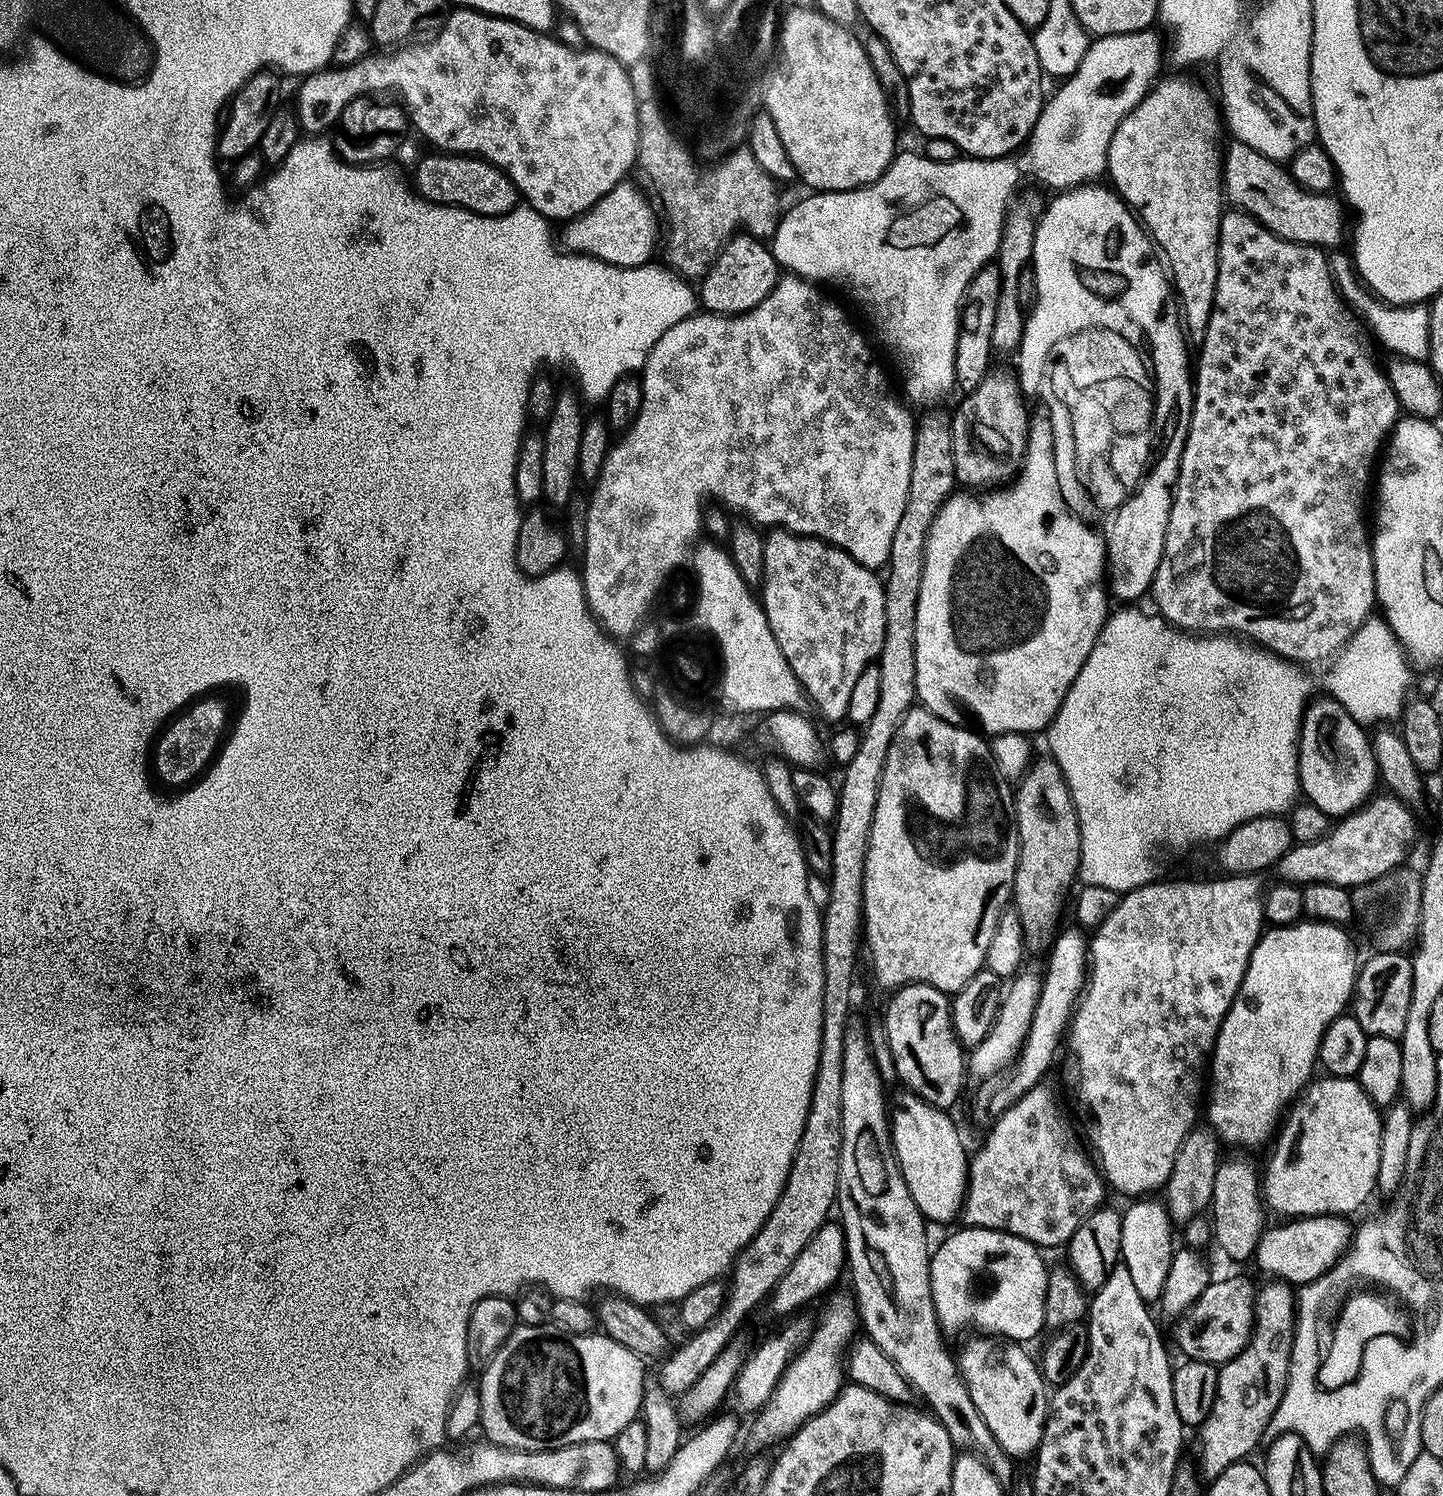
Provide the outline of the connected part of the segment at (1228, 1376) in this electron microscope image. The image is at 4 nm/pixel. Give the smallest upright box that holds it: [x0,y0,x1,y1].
[1200,1278,1298,1479]

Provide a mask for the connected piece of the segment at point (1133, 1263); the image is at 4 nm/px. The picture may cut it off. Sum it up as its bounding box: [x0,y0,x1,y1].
[1120,1198,1174,1302]

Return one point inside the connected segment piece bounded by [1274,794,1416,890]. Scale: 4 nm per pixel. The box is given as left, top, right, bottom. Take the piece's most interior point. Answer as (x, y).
(1360, 848)

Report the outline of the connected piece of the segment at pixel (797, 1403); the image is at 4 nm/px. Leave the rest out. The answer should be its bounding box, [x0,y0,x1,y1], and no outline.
[752,1292,858,1443]

